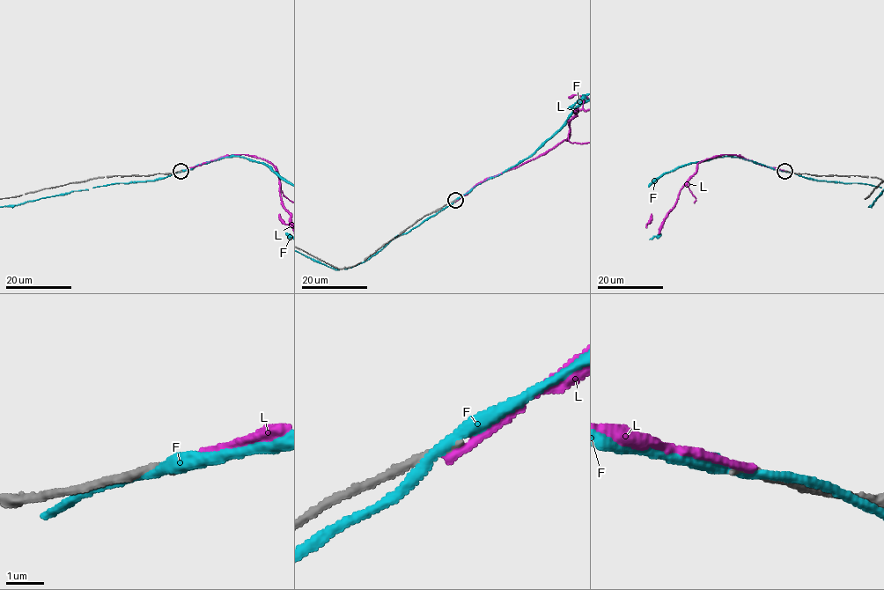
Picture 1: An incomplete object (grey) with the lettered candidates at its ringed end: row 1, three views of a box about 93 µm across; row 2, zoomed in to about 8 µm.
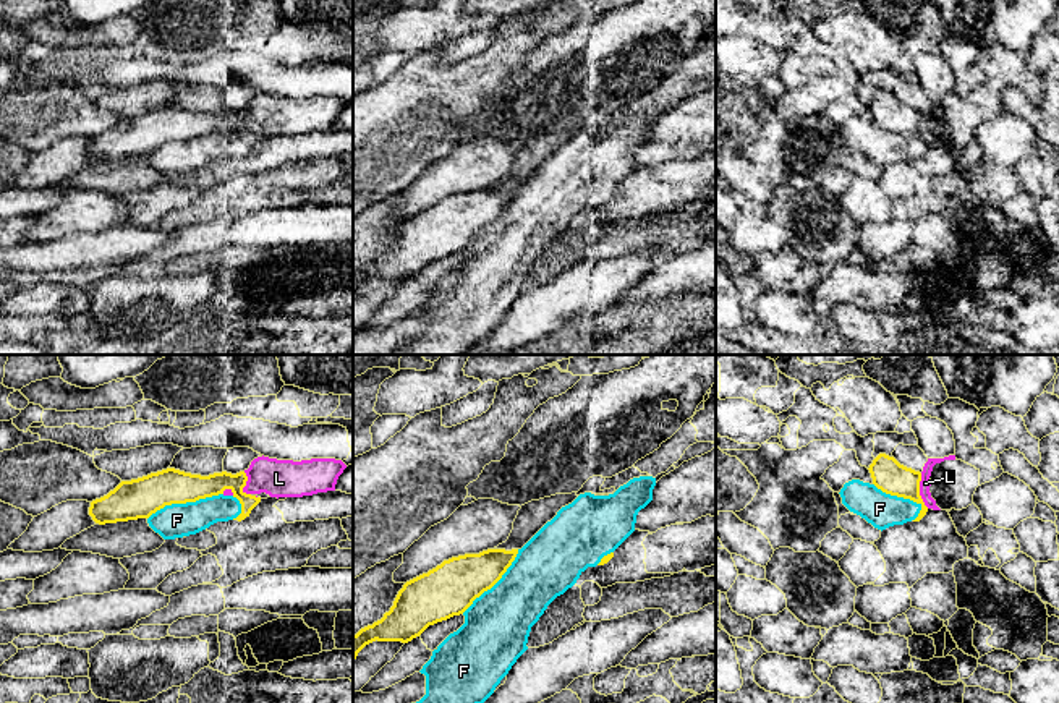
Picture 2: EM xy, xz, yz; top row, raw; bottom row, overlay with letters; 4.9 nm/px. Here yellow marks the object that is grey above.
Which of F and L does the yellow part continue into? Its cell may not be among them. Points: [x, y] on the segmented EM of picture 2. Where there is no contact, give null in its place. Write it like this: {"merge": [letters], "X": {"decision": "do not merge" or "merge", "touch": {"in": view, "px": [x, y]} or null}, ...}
{"merge": [], "F": {"decision": "do not merge", "touch": {"in": "xy", "px": [185, 502]}}, "L": {"decision": "do not merge", "touch": {"in": "yz", "px": [918, 491]}}}

